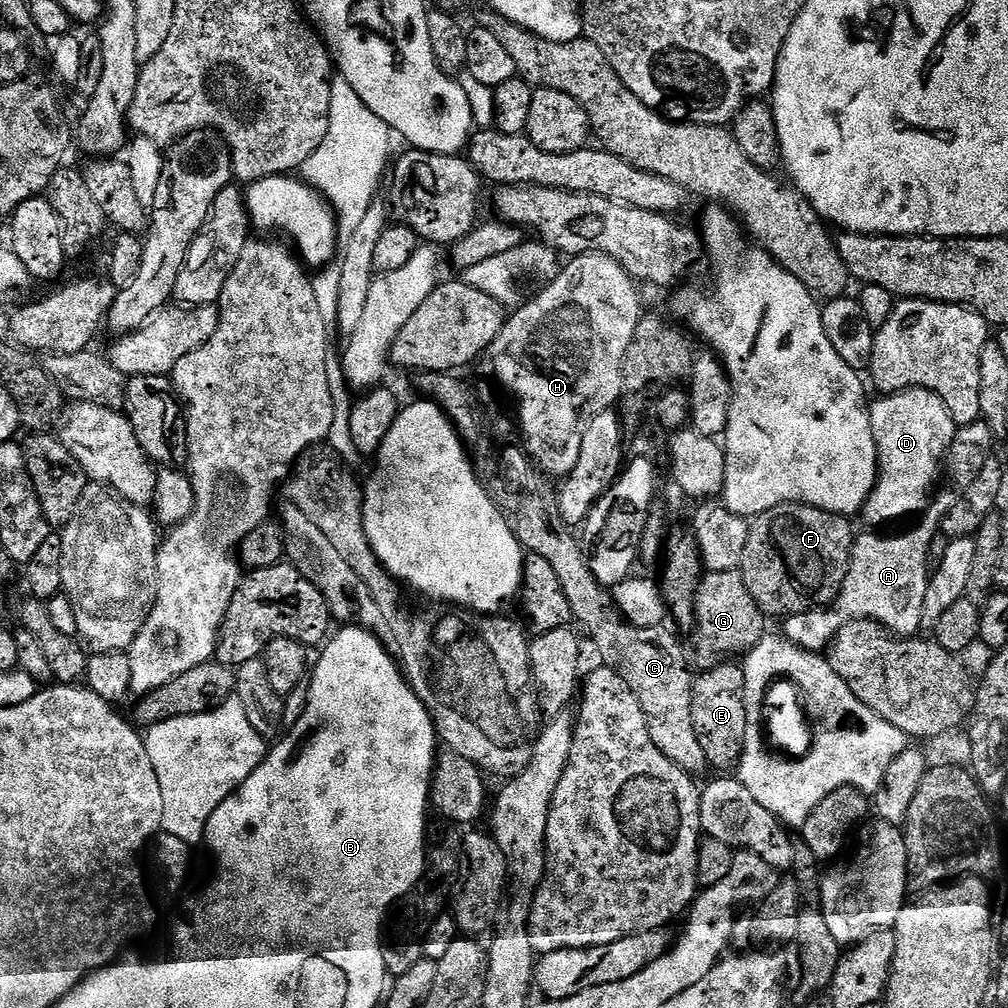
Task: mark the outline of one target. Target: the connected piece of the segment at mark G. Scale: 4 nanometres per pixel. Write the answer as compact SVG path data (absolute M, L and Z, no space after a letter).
M739 571L707 573L700 585L700 591L696 593L694 621L696 642L706 655L712 656L715 652L747 654L765 636L764 621L765 612L751 596Z

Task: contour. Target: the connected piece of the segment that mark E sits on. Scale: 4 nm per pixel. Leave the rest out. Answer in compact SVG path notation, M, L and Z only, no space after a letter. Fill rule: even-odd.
M739 663L720 664L695 677L692 685L694 734L698 734L698 746L702 746L702 754L706 754L713 769L735 769L742 758L747 726L744 695L744 670Z

